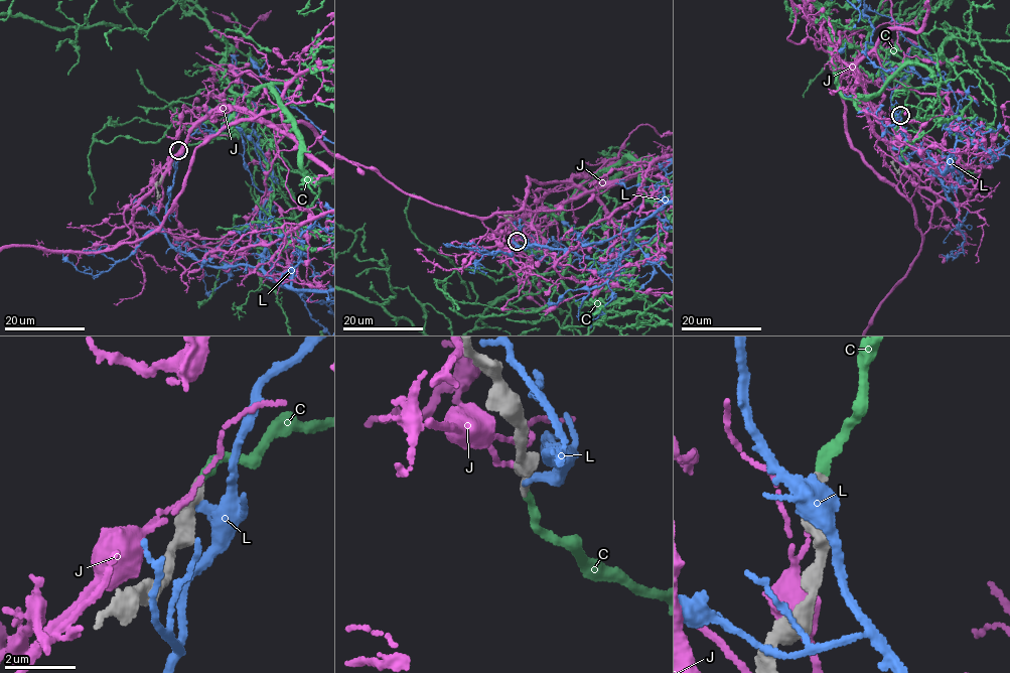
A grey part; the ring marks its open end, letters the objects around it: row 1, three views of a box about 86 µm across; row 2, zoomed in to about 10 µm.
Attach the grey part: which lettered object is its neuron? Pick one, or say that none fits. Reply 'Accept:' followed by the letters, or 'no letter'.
Accept: C

